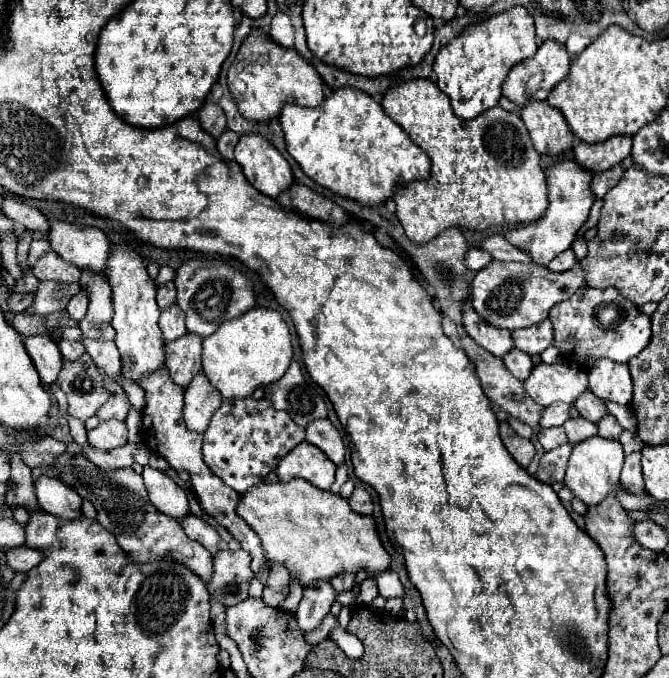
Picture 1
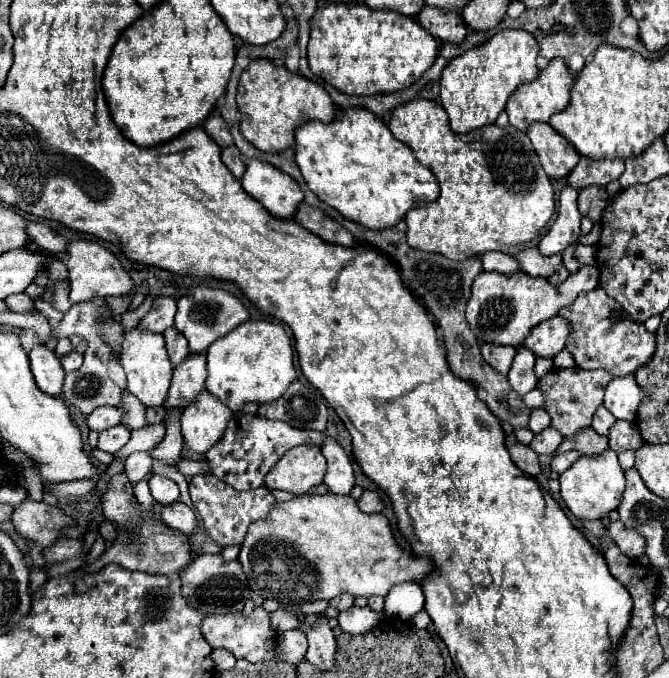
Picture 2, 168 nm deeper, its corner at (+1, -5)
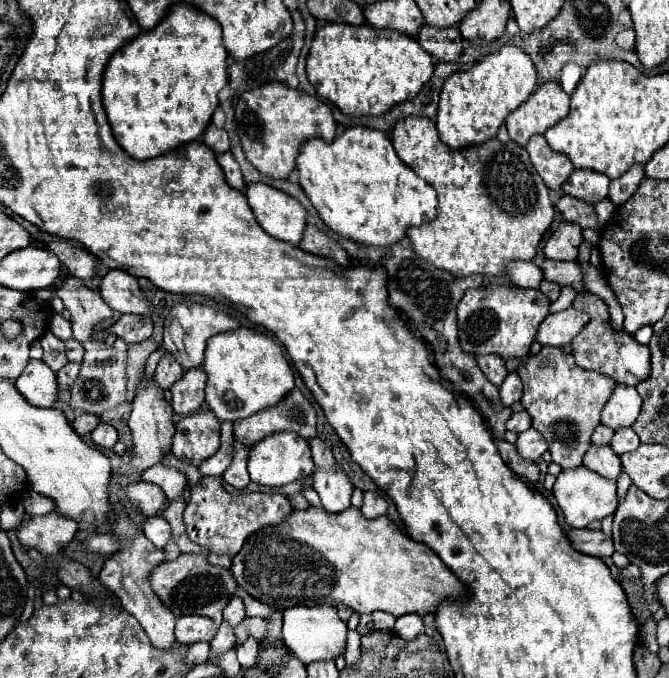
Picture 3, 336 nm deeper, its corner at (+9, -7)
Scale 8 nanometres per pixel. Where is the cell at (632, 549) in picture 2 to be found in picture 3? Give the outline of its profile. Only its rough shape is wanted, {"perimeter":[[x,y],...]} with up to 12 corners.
{"perimeter":[[568,530],[572,548],[606,558],[614,544],[600,530]]}

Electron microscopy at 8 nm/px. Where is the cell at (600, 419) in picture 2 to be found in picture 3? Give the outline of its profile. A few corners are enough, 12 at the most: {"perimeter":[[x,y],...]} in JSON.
{"perimeter":[[604,424],[594,430],[592,444],[610,446],[614,430]]}

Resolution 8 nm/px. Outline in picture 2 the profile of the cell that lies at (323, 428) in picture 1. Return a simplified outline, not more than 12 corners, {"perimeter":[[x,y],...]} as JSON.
{"perimeter":[[326,436],[326,482],[334,494],[350,494],[354,470],[342,446]]}

